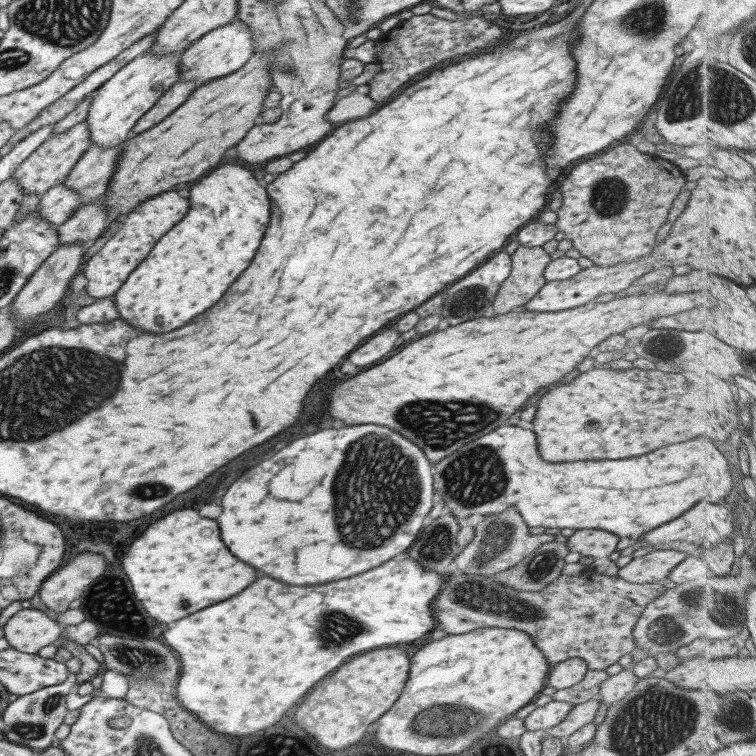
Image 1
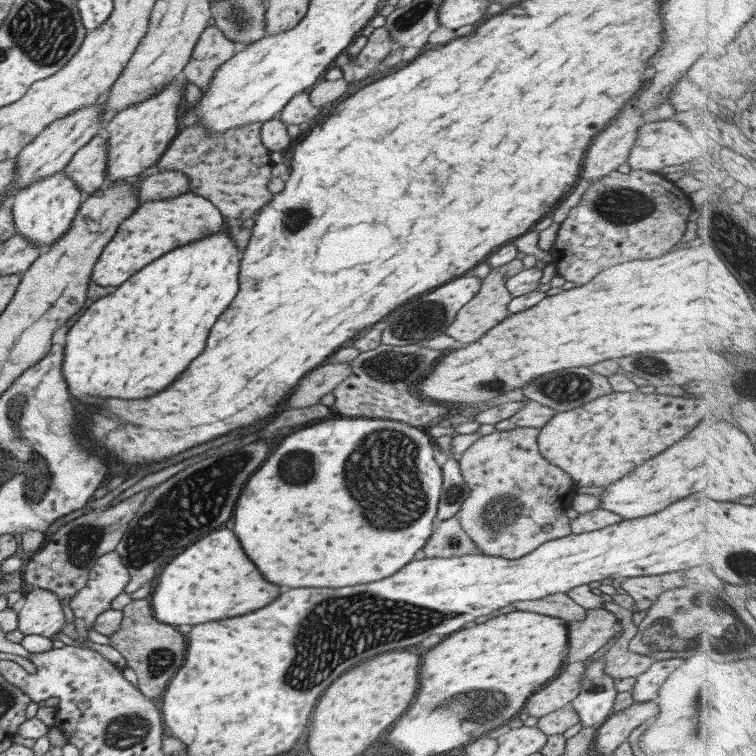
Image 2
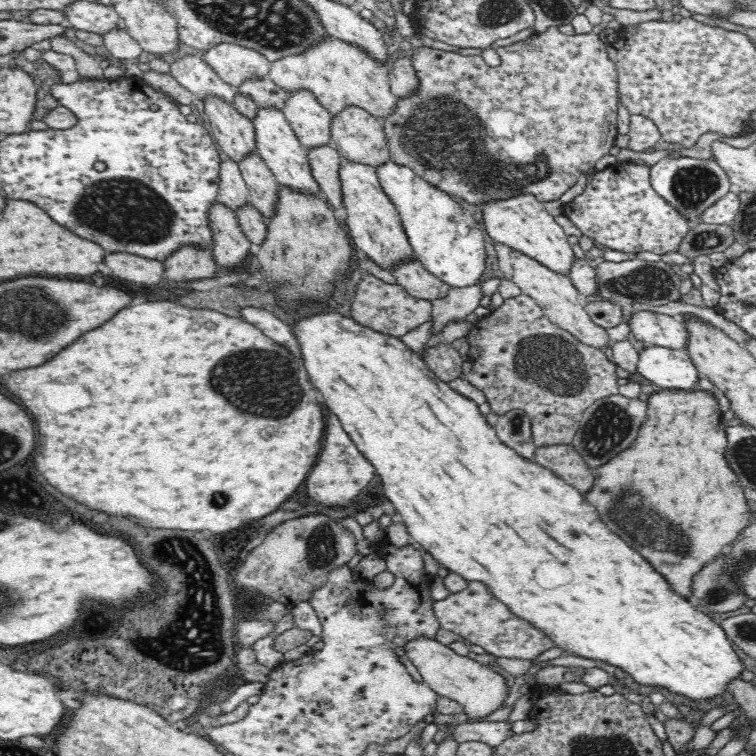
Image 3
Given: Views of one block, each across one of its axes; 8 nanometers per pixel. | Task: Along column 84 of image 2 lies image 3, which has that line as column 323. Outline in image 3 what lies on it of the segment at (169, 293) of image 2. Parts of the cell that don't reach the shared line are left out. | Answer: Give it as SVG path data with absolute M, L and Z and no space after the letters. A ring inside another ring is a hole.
M324 311L310 314L292 322L292 332L296 337L304 366L312 384L326 398L326 406L334 416L340 418L344 430L354 440L356 448L374 464L376 474L382 480L384 495L394 505L396 514L402 517L409 535L430 553L450 573L456 573L466 581L480 581L492 591L496 599L508 606L517 617L528 620L534 628L554 641L554 646L563 648L566 654L574 653L592 660L602 660L628 672L636 682L648 686L666 688L674 694L682 694L694 702L708 702L720 698L727 689L728 682L738 678L745 670L742 660L736 655L732 642L727 638L725 630L715 623L707 613L694 606L690 599L683 598L671 589L668 581L651 565L647 559L634 552L628 544L624 544L614 532L610 532L600 520L598 511L591 506L575 487L567 484L550 469L535 463L531 459L520 456L514 449L506 446L497 436L495 428L486 422L480 413L479 405L470 398L460 395L448 383L439 380L436 374L420 358L420 354L412 351L406 344L392 335L386 335L369 329L335 311Z

